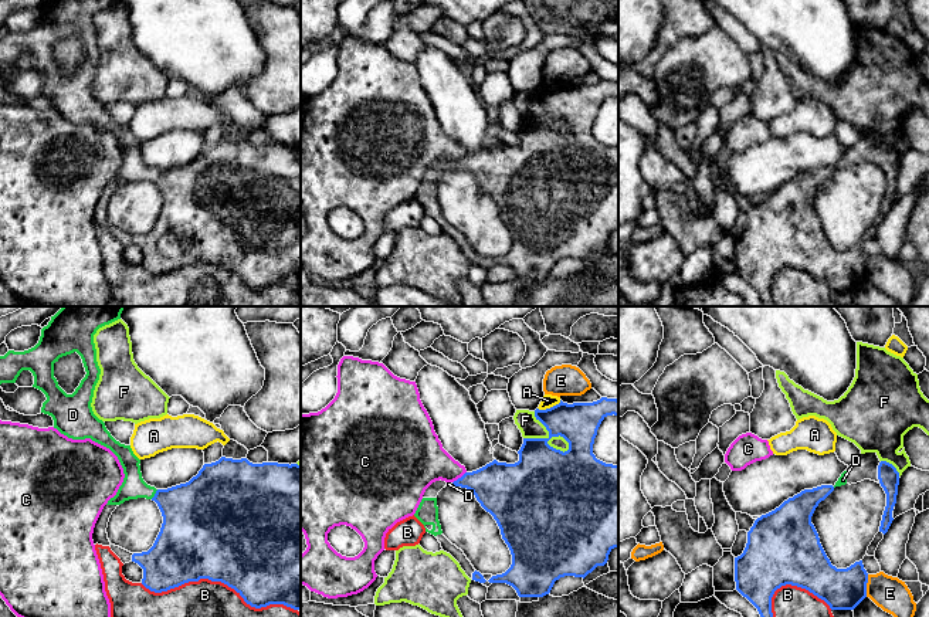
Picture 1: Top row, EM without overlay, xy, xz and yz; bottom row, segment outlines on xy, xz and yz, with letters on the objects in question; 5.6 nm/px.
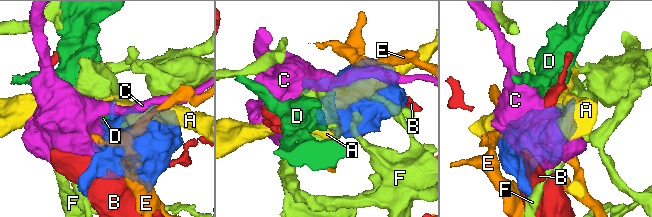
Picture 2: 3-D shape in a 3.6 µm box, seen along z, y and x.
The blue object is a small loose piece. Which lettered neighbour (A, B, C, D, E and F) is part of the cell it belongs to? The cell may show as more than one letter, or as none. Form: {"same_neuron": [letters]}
{"same_neuron": ["D"]}

